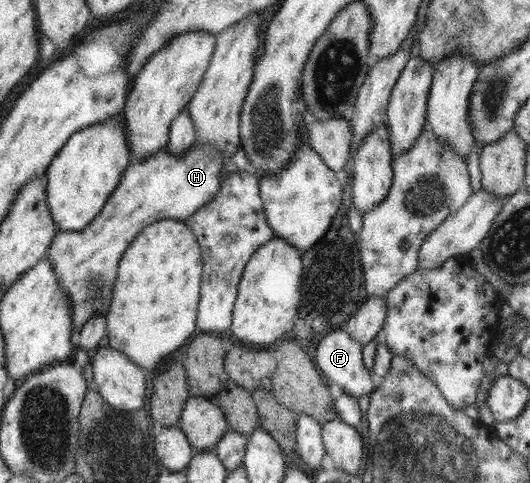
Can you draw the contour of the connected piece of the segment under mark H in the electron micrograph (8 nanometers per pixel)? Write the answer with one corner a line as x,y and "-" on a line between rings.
197,138
192,147
183,154
173,154
168,148
163,148
143,161
131,162
123,171
118,187
105,201
101,212
83,230
55,233
45,257
52,264
55,276
58,278
58,284
66,290
68,298
70,298
72,322
75,323
73,334
79,334
85,323
94,314
100,314
100,312
106,314
108,312
116,283
119,261
127,247
143,228
165,218
184,221
216,195
224,178
220,176
223,159
218,154
218,150
214,150
212,146
208,146
206,142

